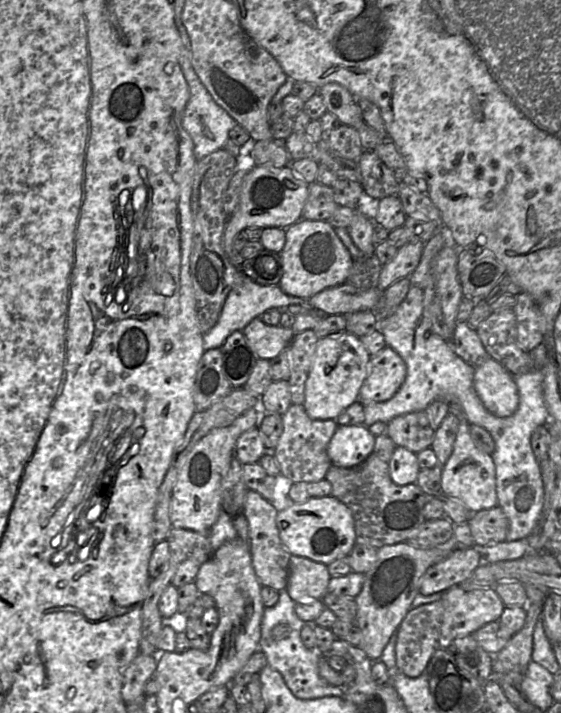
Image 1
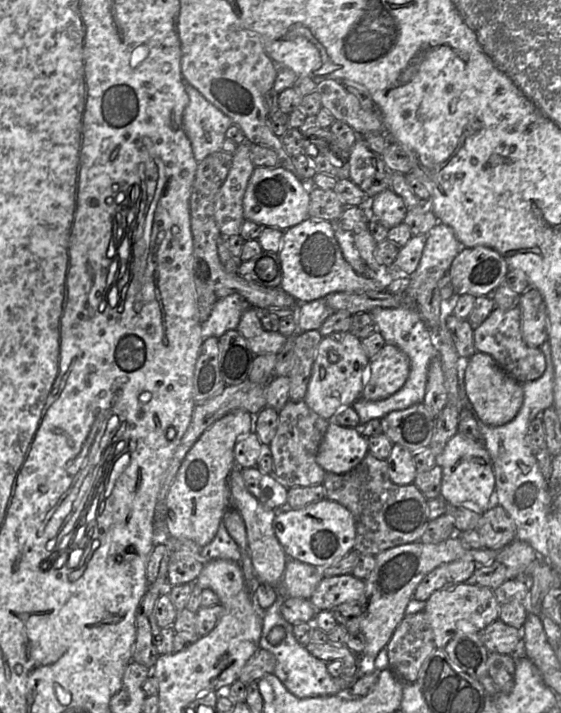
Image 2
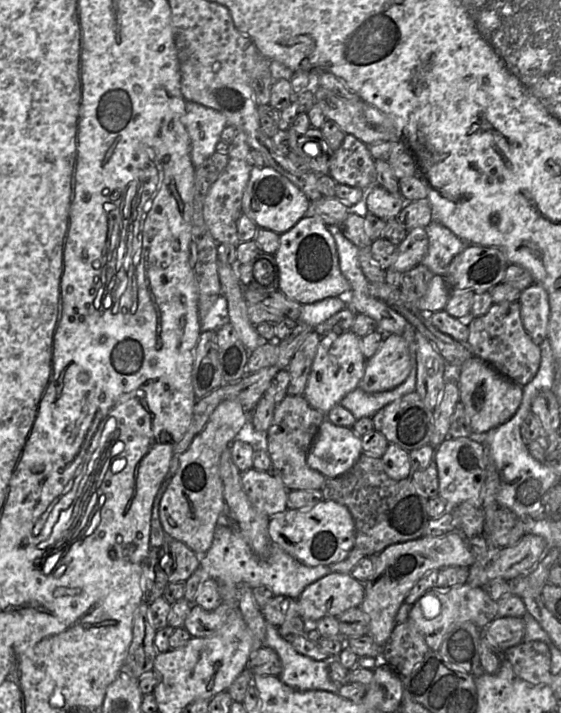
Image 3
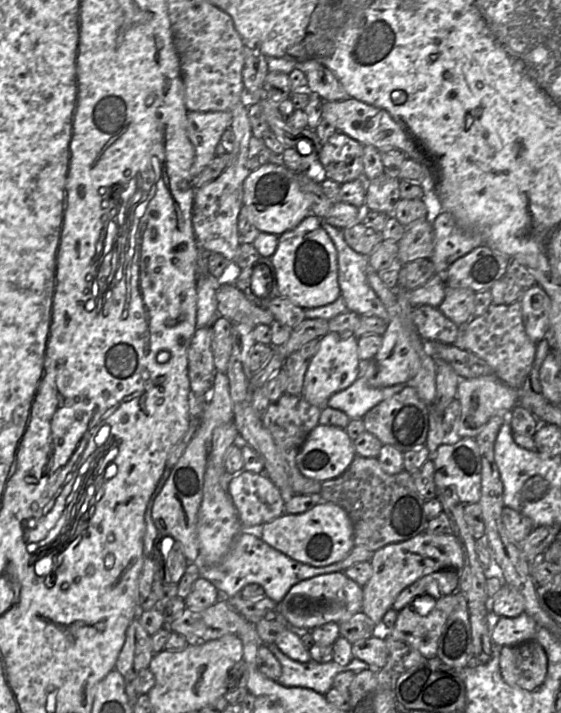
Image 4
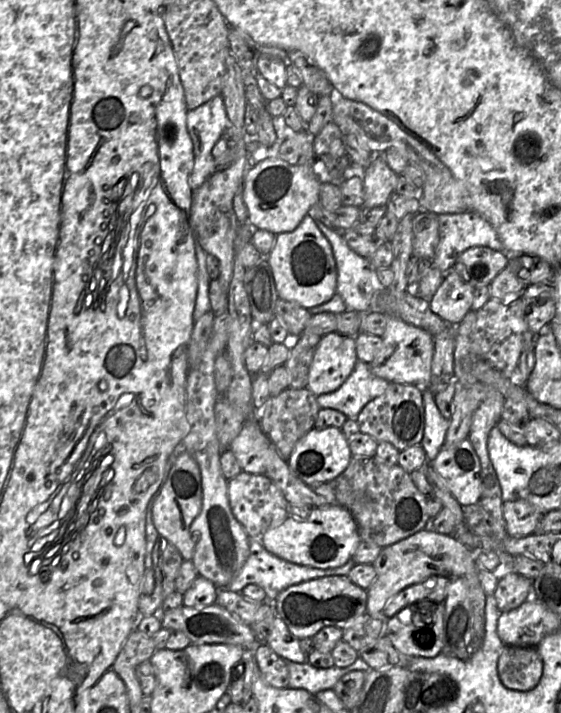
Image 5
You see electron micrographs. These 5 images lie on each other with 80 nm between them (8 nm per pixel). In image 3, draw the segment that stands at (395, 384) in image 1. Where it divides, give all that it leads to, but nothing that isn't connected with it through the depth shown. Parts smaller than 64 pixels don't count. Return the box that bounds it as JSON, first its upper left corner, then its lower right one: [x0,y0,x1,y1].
[359,335,412,393]

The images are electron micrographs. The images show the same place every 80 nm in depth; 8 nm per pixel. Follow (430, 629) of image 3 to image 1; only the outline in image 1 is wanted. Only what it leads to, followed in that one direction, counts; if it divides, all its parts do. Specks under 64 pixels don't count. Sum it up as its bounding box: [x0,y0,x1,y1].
[439,585,506,649]

